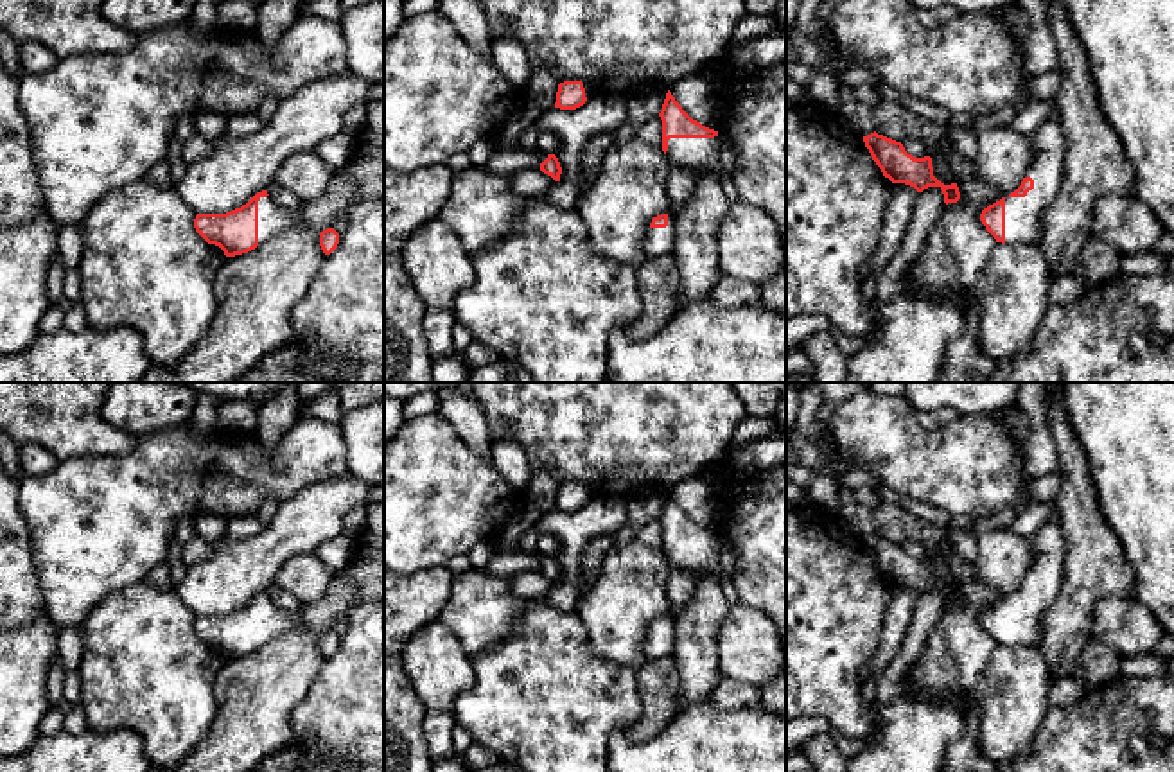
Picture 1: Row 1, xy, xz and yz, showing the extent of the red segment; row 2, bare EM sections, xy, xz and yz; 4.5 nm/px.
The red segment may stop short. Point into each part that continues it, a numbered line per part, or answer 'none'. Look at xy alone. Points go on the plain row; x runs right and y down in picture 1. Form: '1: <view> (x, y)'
1: xy (273, 622)

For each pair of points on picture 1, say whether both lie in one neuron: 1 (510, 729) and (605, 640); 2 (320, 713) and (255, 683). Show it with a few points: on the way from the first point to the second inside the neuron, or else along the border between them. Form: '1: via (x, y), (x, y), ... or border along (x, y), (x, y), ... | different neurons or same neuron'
1: border along (578, 611), (589, 645), (602, 657), (632, 668) | different neurons
2: border along (320, 665), (306, 695), (291, 713), (289, 744) | different neurons

